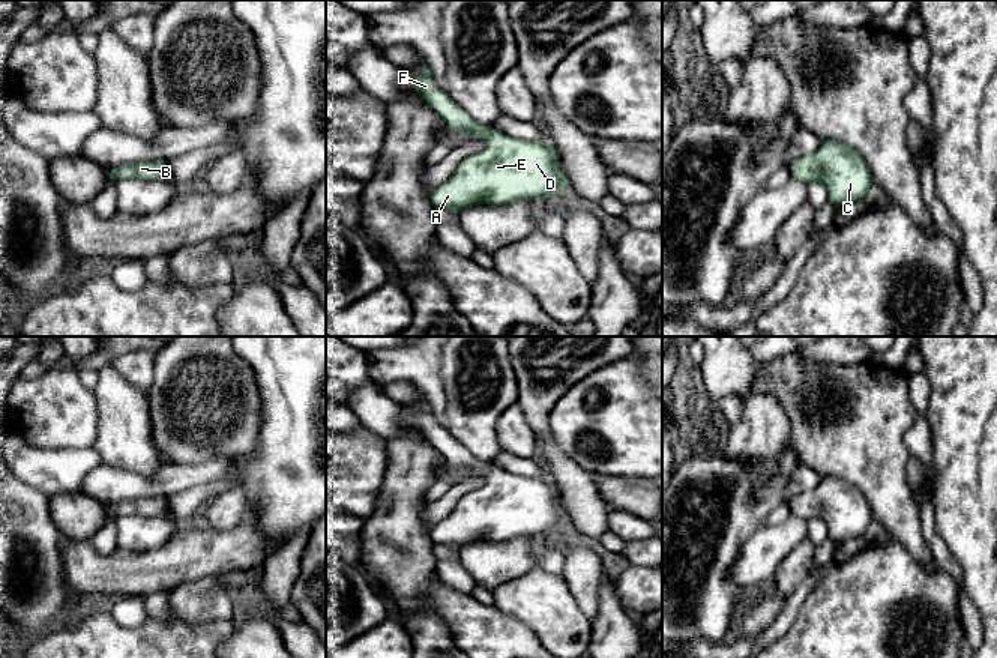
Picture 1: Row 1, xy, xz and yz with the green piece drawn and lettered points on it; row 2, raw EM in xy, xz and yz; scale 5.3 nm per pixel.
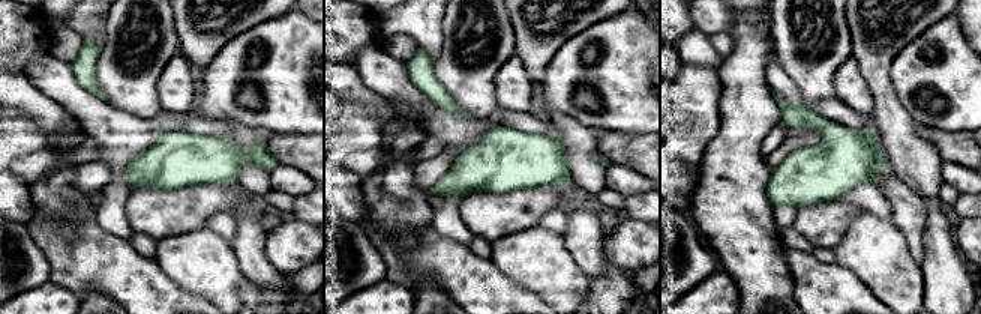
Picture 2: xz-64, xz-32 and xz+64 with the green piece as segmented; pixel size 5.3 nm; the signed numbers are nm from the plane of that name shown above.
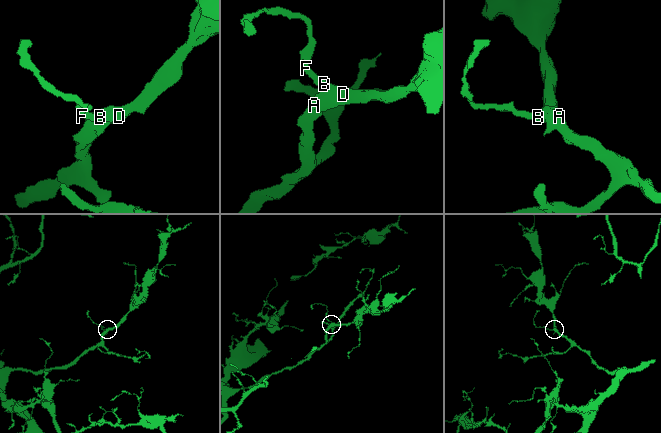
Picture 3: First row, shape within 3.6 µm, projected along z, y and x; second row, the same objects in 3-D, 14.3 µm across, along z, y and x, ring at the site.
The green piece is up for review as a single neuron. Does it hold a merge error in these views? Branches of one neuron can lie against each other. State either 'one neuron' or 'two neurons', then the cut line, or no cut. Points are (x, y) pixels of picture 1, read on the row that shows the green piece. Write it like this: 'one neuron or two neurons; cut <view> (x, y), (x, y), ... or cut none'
one neuron; cut none

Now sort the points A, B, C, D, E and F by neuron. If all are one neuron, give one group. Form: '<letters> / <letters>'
A B C D E F

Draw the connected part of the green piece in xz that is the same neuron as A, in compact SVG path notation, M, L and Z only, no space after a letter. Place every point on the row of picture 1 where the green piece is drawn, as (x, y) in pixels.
M425 63L416 74L416 92L453 131L470 134L485 143L480 152L464 158L452 176L429 194L434 207L461 212L477 204L503 206L520 200L556 197L566 191L568 179L559 155L550 143L509 137L492 126L476 122L444 90L434 84L431 71Z

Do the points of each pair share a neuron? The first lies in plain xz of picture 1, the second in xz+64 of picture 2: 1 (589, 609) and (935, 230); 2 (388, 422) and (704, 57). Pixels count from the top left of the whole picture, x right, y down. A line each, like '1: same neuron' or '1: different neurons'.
1: different neurons
2: same neuron

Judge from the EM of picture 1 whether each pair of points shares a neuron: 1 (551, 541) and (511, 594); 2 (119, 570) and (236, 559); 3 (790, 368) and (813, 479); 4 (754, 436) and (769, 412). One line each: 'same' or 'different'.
1: different
2: same
3: different
4: same

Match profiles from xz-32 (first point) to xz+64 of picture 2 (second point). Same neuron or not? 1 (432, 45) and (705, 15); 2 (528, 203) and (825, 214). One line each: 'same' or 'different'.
1: same
2: same

